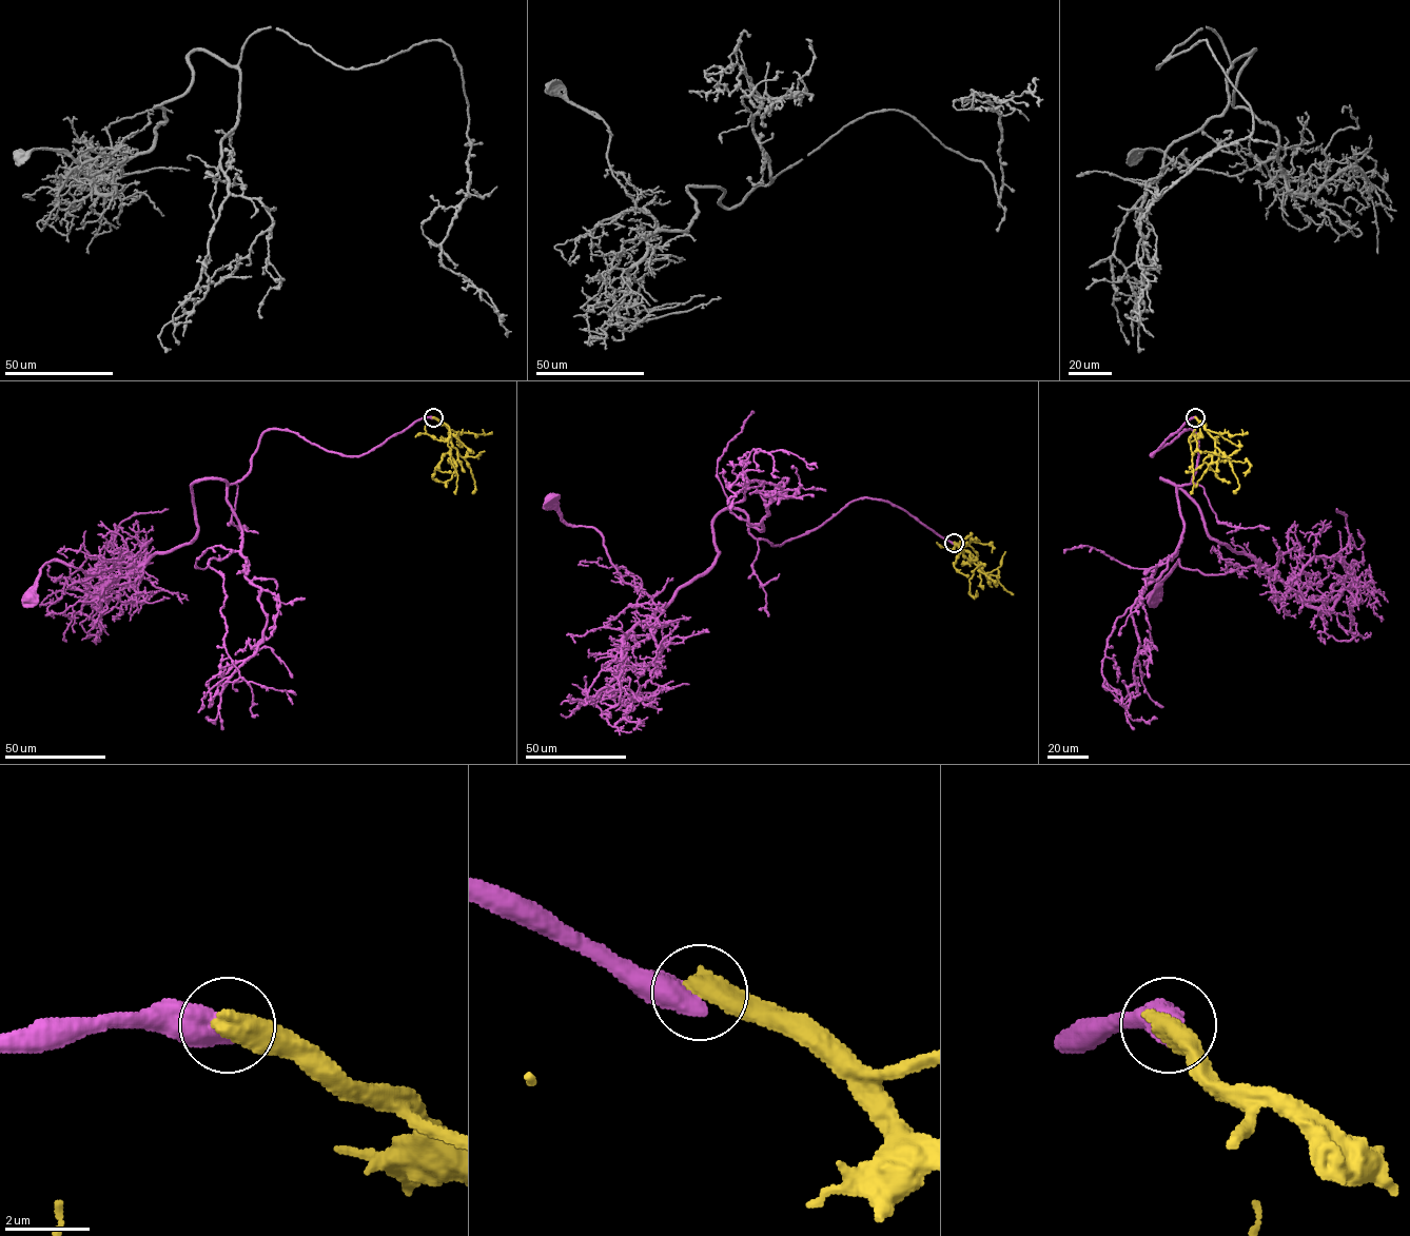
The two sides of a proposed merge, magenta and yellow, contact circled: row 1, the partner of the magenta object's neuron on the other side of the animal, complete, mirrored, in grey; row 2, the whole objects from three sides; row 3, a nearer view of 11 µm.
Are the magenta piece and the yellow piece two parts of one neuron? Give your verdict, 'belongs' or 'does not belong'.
does not belong

